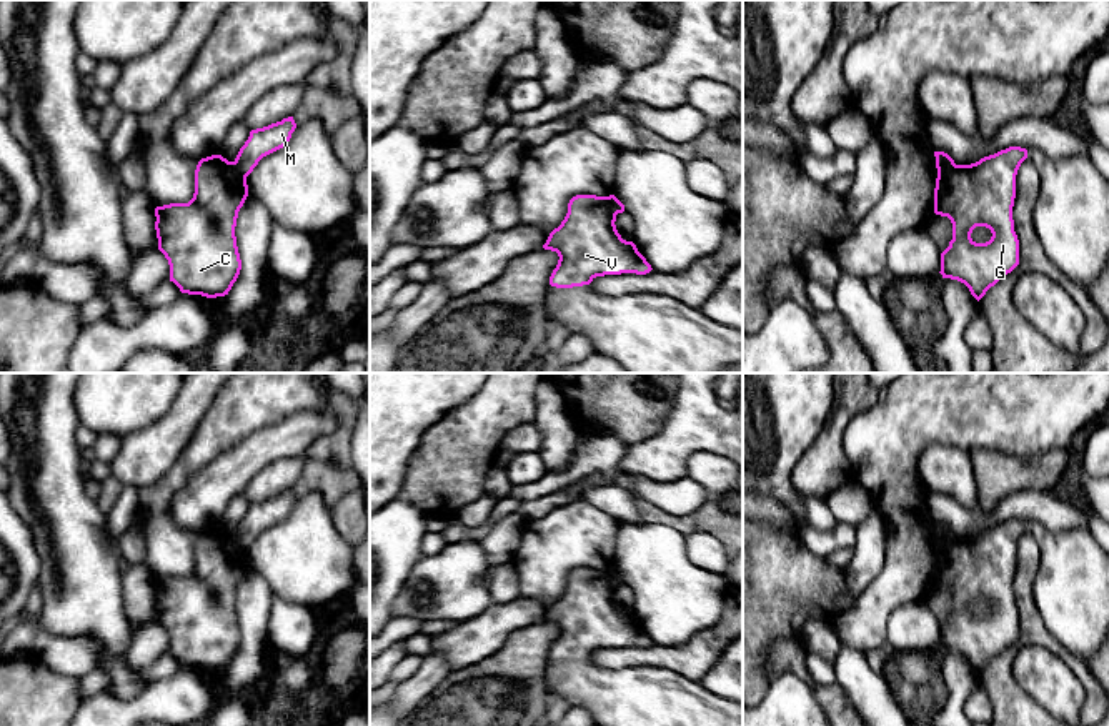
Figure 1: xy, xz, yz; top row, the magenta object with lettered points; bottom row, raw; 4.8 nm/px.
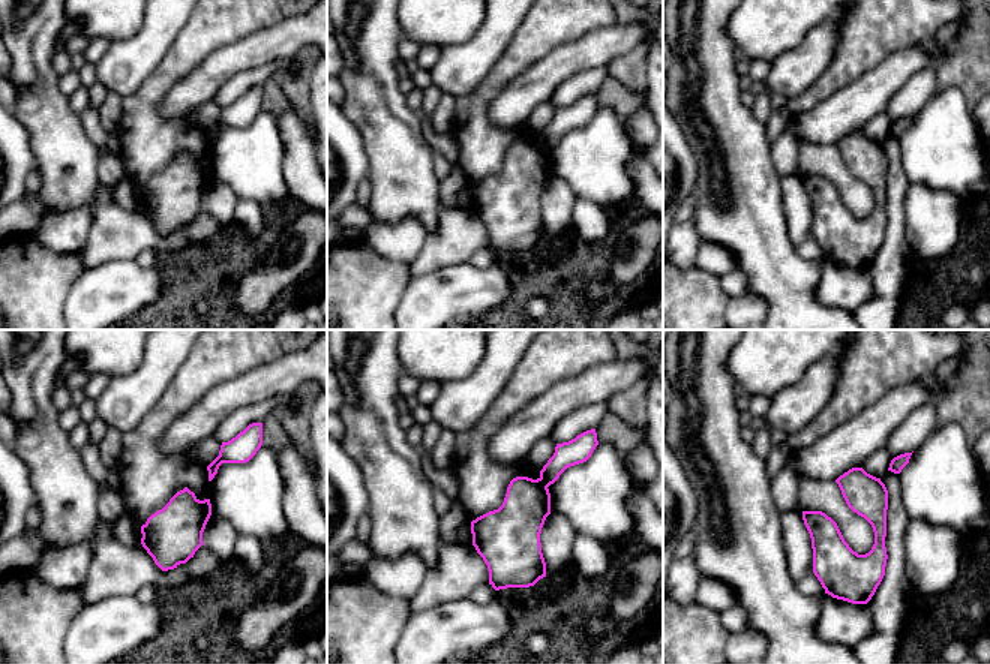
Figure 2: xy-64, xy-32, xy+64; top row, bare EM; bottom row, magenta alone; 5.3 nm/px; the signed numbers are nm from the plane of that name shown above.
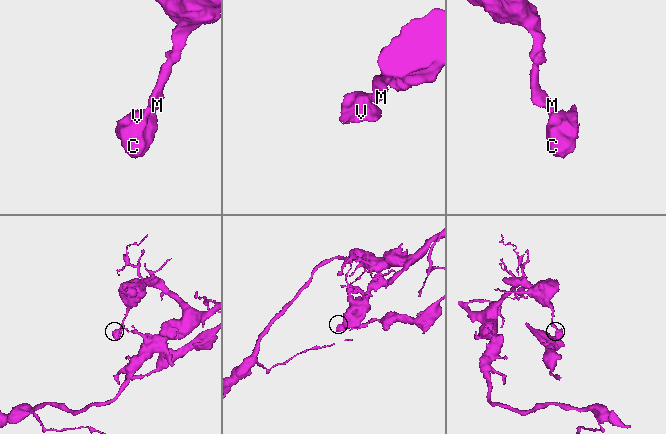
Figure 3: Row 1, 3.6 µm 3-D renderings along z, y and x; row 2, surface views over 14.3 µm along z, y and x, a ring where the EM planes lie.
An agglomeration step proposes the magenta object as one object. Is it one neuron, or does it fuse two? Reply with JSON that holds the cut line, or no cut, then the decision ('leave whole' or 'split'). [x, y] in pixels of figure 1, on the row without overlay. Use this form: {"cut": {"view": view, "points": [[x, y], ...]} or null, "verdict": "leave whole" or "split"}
{"cut": {"view": "yz", "points": [[958, 538], [938, 545]]}, "verdict": "split"}

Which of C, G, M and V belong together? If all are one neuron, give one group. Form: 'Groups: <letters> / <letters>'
Groups: C G V / M

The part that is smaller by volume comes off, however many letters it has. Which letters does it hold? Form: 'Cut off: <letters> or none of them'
Cut off: C, G, V

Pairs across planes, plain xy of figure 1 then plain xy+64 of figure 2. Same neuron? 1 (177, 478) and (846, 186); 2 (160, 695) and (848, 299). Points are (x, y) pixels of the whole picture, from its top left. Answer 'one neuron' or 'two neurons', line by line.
1: one neuron
2: one neuron

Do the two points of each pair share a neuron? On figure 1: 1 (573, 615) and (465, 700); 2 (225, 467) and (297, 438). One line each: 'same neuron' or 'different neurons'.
1: different neurons
2: same neuron

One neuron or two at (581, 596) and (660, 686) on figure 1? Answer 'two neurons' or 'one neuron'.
one neuron

